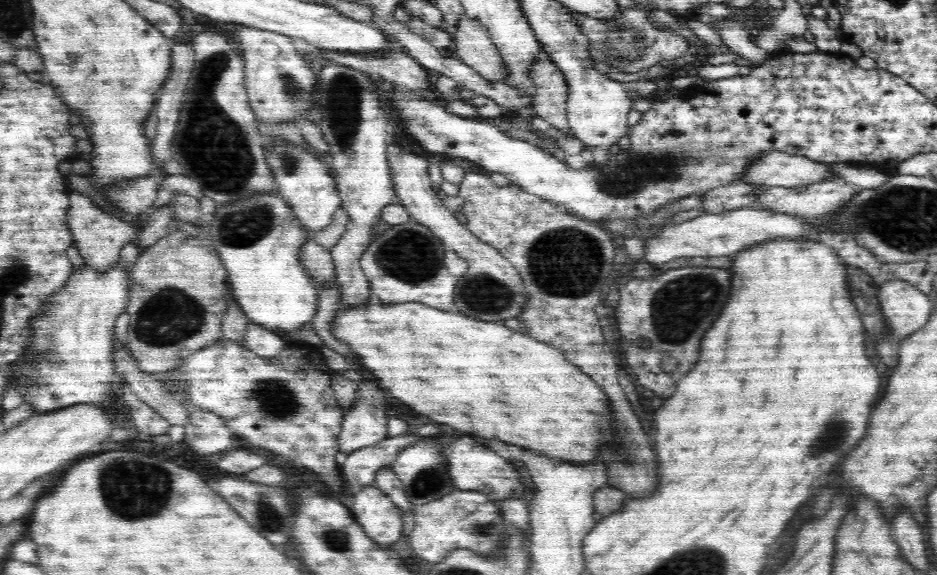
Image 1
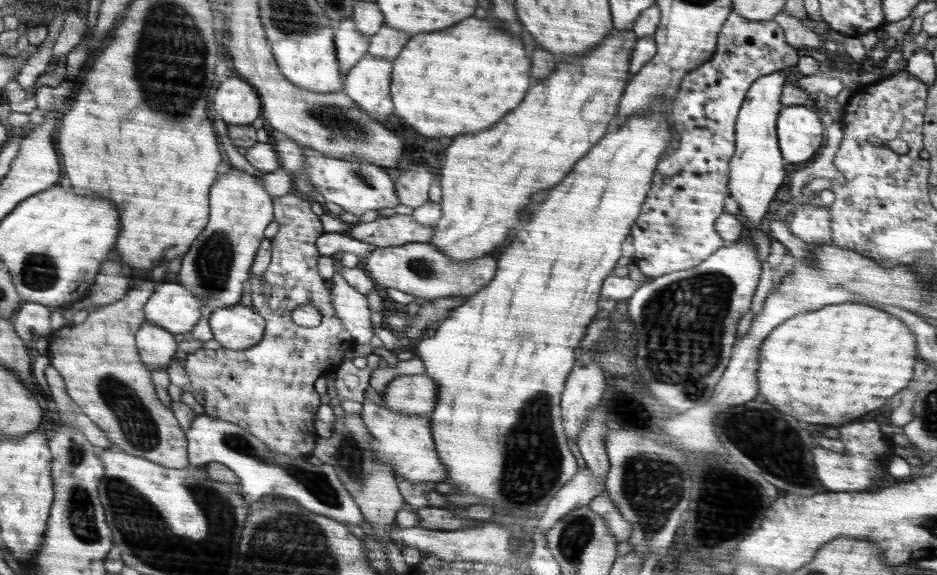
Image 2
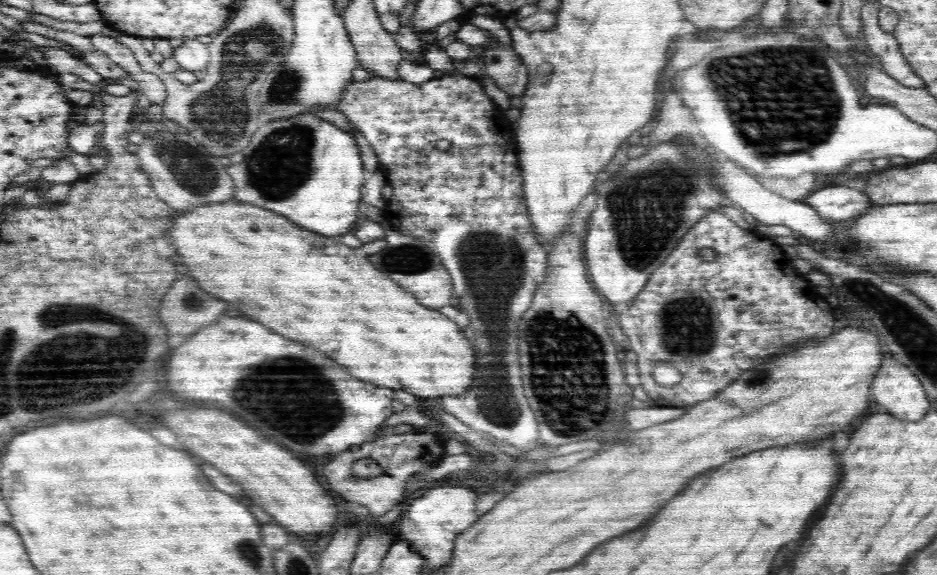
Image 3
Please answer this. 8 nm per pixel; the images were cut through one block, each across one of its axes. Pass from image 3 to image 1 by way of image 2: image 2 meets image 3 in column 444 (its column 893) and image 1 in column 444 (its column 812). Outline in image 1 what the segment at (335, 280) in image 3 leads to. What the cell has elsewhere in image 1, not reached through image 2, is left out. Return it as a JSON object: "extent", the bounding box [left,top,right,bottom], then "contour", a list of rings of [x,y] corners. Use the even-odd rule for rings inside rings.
{"extent":[331,299,610,463],"contour":[[[373,299],[372,308],[368,308],[368,306],[343,308],[341,306],[340,312],[333,318],[331,333],[350,347],[350,355],[356,356],[356,352],[360,352],[360,356],[364,356],[364,364],[368,364],[368,368],[372,368],[372,372],[376,372],[376,380],[380,380],[380,384],[378,384],[380,388],[386,388],[392,398],[400,400],[406,406],[412,406],[418,414],[424,414],[434,422],[448,424],[452,428],[458,428],[468,434],[476,434],[480,438],[498,438],[508,444],[516,444],[522,448],[526,446],[532,452],[538,452],[538,454],[544,454],[550,458],[562,458],[564,462],[570,460],[570,463],[588,462],[598,454],[598,448],[608,444],[608,438],[604,436],[602,430],[608,426],[610,406],[608,406],[606,394],[600,390],[600,386],[594,384],[590,376],[580,372],[578,366],[570,364],[564,353],[554,350],[553,346],[540,342],[530,335],[512,331],[501,321],[473,319],[454,309],[441,311],[437,308],[424,308],[424,303],[400,303],[400,308],[384,308],[384,303]]]}

